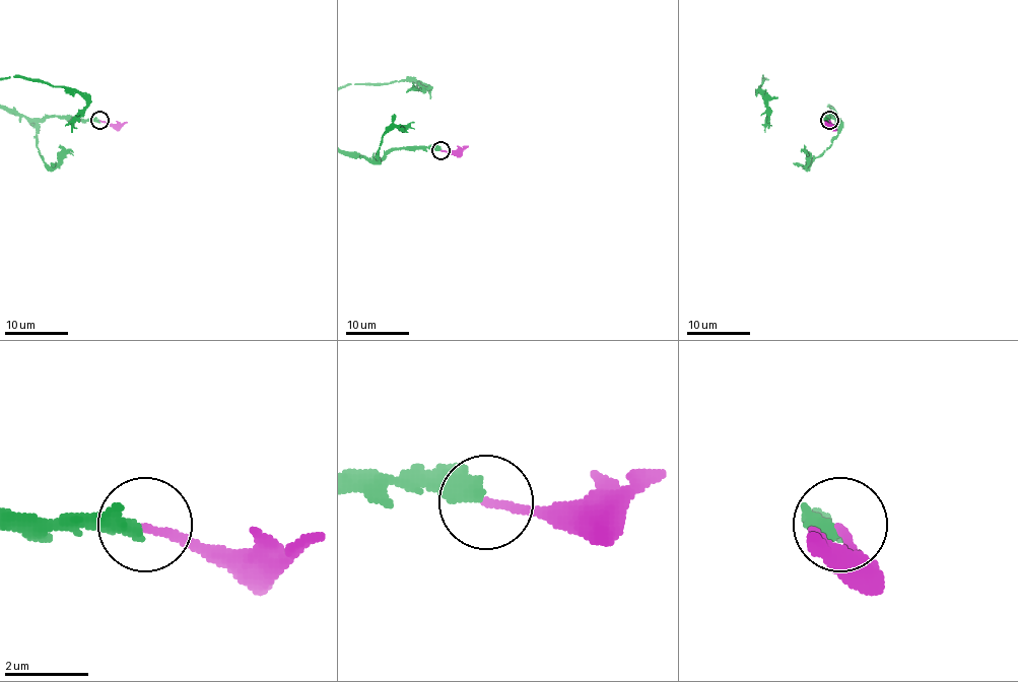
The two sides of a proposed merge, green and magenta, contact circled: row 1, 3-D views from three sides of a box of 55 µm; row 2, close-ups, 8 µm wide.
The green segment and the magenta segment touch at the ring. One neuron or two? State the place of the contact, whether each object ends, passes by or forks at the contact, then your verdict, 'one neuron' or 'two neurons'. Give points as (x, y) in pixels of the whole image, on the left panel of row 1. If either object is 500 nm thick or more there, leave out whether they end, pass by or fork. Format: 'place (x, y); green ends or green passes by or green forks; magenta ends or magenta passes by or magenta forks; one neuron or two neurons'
place (99, 120); green ends; magenta ends; two neurons

